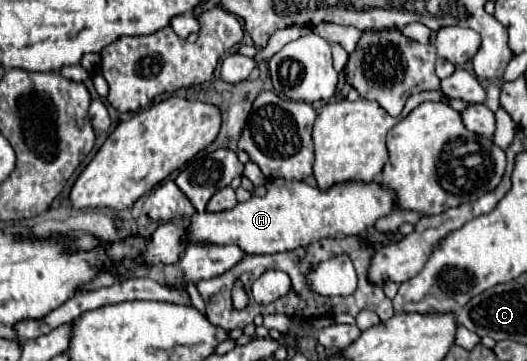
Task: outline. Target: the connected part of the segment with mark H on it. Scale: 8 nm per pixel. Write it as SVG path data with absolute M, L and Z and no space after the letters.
M272 180L266 184L266 194L262 198L252 196L248 202L236 204L232 210L224 212L196 212L190 218L188 226L188 242L208 240L214 244L236 244L246 254L276 254L300 248L304 244L312 244L322 238L344 238L344 236L360 236L374 228L376 220L388 216L396 206L396 194L376 182L348 180L330 186L328 190L320 190L318 186L308 186L306 182L288 182L288 180Z

